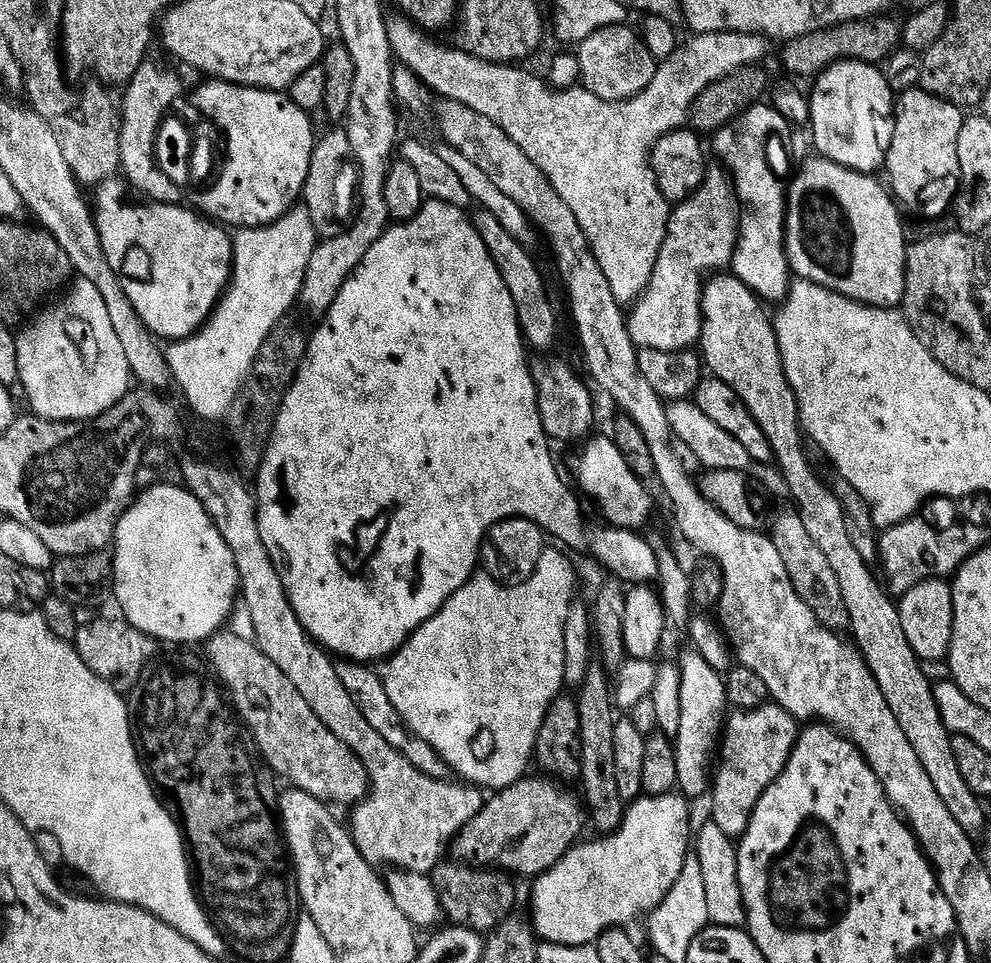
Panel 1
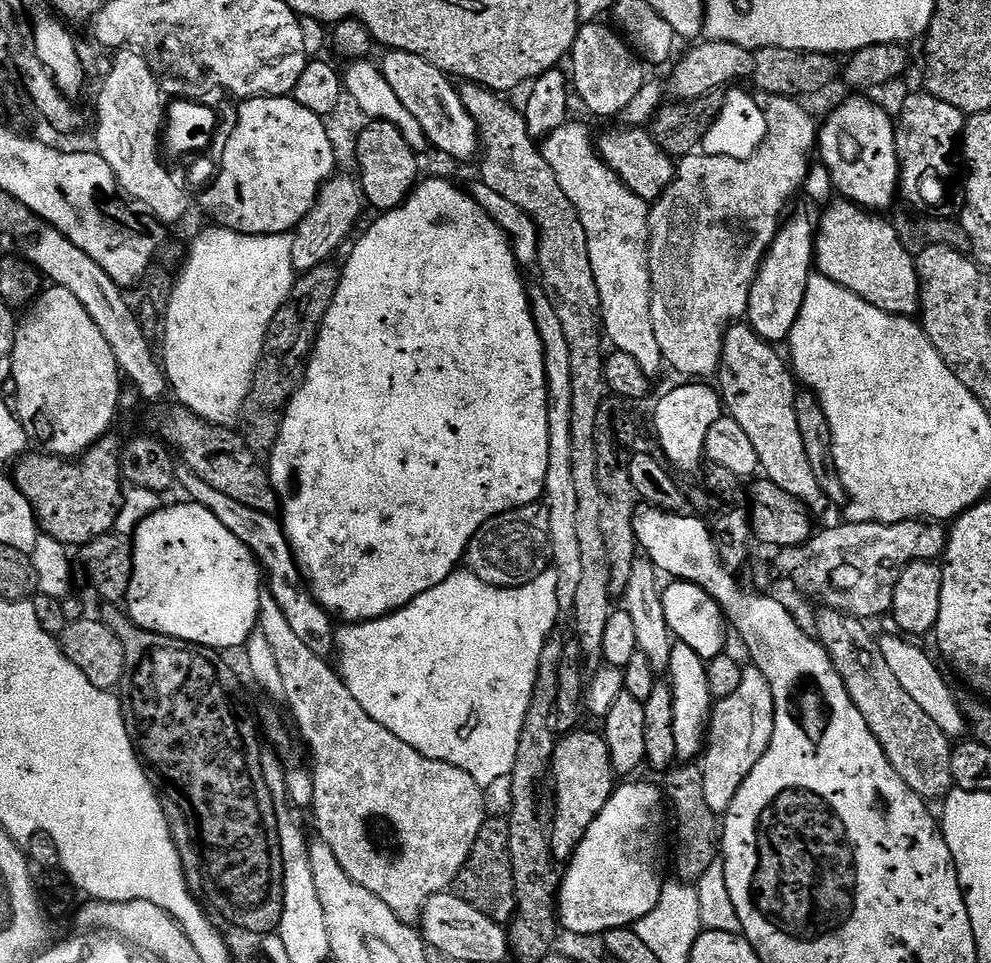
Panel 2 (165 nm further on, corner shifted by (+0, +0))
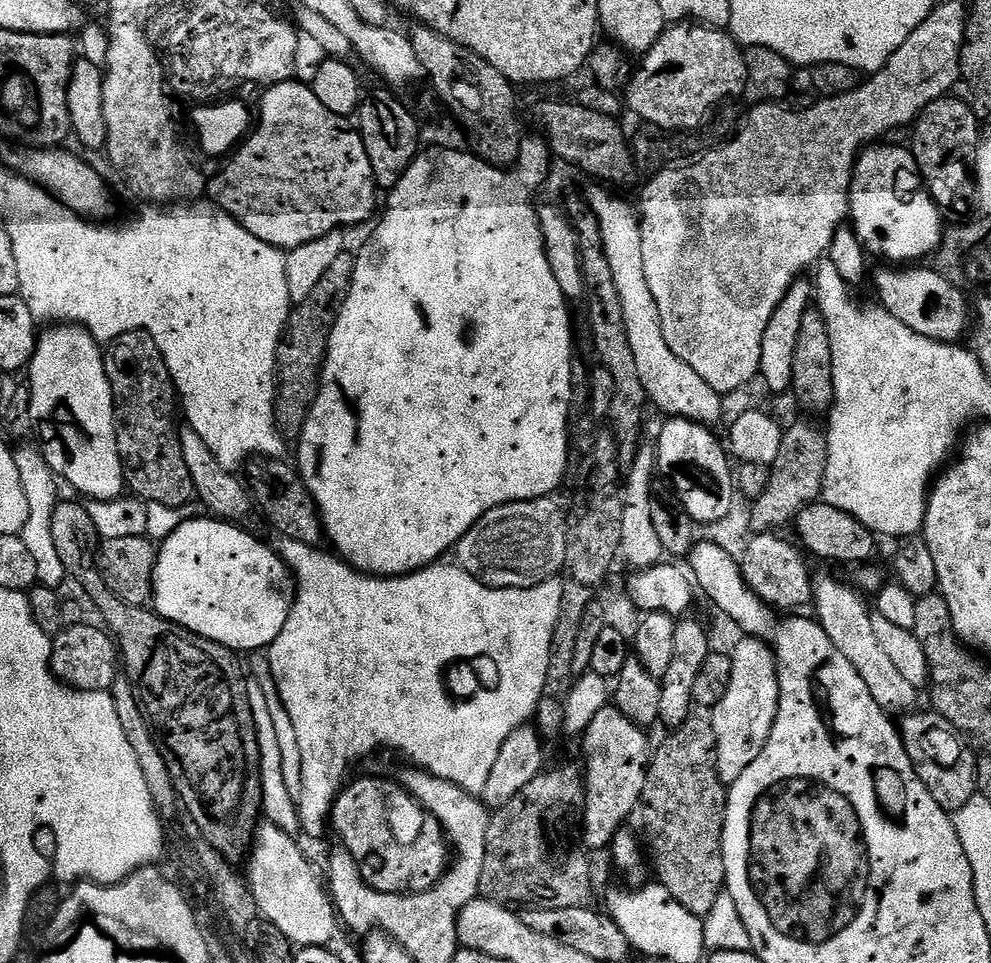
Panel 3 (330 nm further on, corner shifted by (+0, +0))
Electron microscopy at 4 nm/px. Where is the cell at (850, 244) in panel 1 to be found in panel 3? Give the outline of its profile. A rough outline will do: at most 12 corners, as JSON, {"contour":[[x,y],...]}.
{"contour":[[884,266],[879,307],[931,340],[970,328],[965,293],[924,266]]}

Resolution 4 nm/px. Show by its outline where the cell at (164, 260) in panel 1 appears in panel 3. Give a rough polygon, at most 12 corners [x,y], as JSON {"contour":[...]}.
{"contour":[[55,148],[10,149],[3,160],[89,222],[111,217],[108,184]]}

